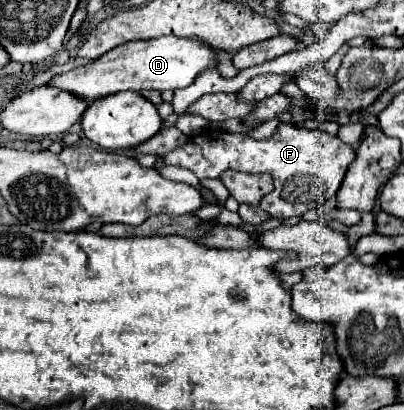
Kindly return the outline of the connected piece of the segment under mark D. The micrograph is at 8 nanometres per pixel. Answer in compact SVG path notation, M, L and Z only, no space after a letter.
M154 38L146 42L128 42L122 46L116 46L116 50L110 50L108 54L102 54L90 64L78 66L70 72L56 74L48 82L48 86L70 92L78 98L84 98L88 102L110 96L122 90L142 92L142 90L178 90L186 88L194 82L194 78L214 64L214 50L208 46L202 46L194 38Z

